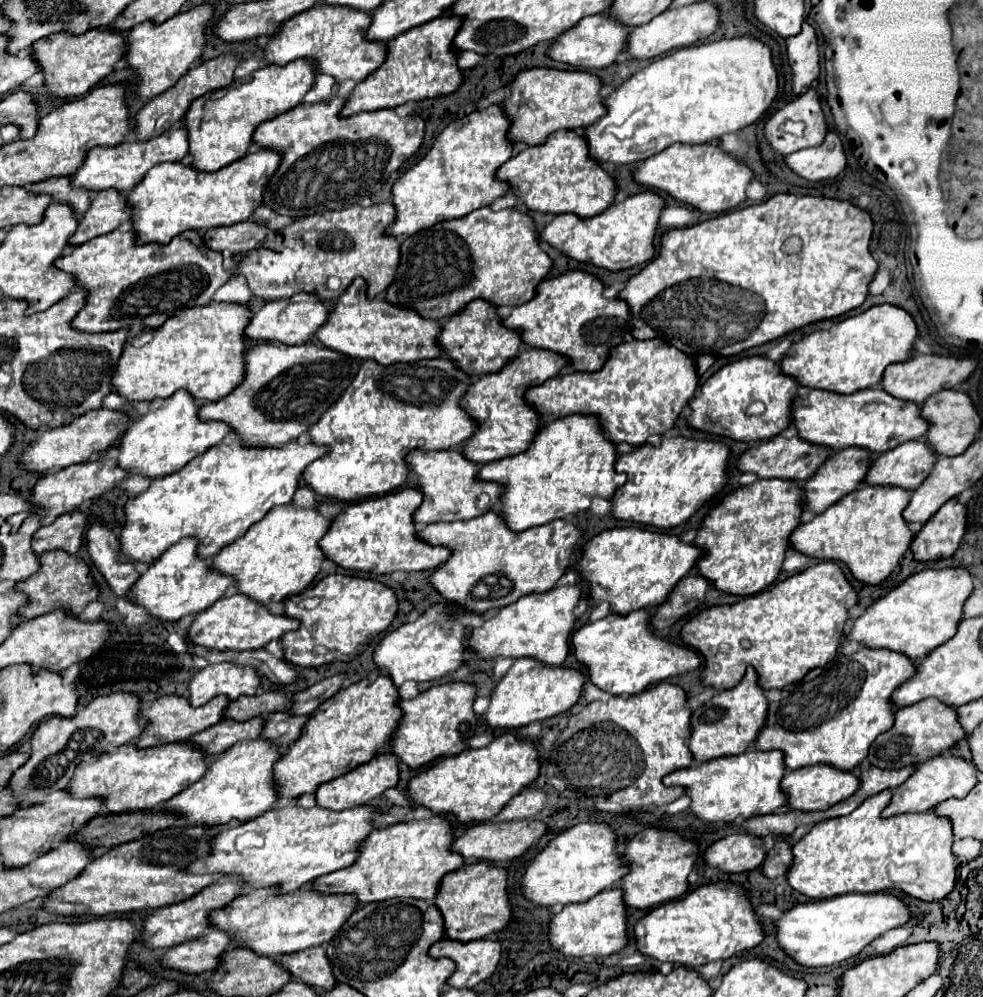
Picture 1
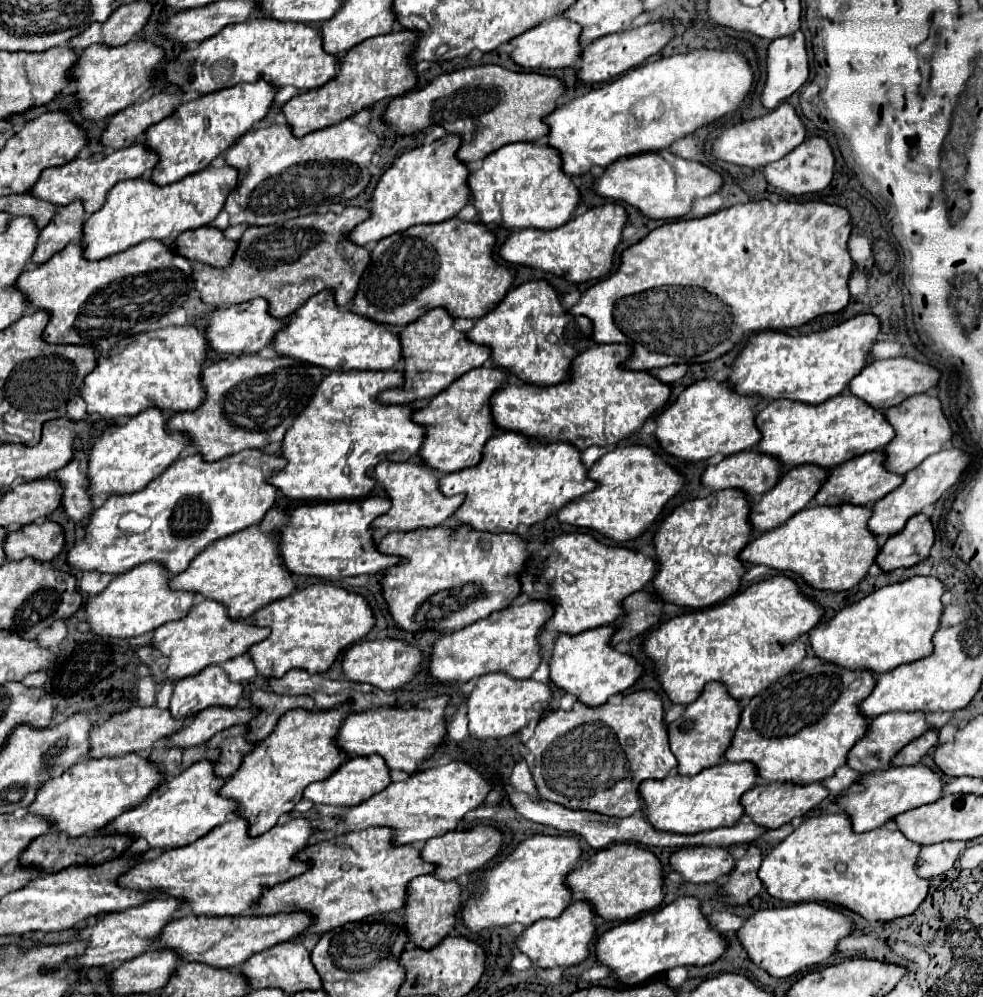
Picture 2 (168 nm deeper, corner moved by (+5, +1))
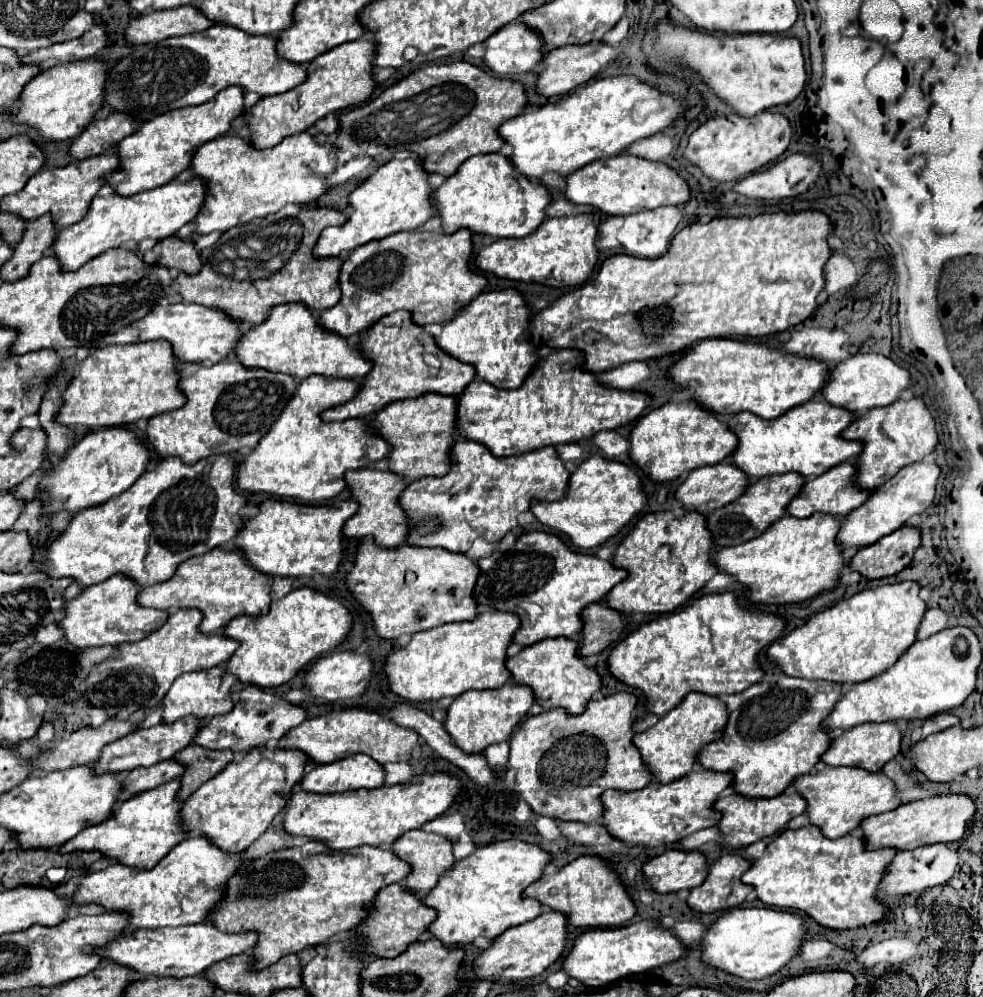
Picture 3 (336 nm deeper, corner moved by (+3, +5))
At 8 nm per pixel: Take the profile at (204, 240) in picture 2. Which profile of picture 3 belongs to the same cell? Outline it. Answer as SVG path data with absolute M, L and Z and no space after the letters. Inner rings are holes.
M178 235L160 239L154 245L154 249L144 253L144 261L146 263L164 263L166 267L180 269L186 273L196 273L204 265L194 241L182 239Z

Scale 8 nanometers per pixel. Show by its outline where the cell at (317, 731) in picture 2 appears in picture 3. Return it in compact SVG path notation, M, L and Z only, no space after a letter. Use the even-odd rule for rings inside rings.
M254 747L240 761L228 763L216 777L192 793L184 801L182 819L190 833L212 837L220 849L230 853L246 851L272 825L276 813L284 809L310 765L312 759L300 749L268 751L266 747Z

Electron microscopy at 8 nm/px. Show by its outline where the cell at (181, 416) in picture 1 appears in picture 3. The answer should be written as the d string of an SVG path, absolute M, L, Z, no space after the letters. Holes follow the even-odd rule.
M106 427L88 433L80 443L76 443L68 455L56 465L50 467L42 477L42 495L54 497L44 513L70 511L78 513L82 509L106 503L112 497L118 497L134 485L134 481L146 471L150 463L150 449L144 439L126 427Z

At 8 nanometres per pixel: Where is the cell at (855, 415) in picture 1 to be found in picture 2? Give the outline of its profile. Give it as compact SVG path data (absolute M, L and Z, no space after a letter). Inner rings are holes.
M840 393L820 405L796 403L788 399L770 401L756 415L754 423L762 435L758 441L758 451L776 457L782 467L808 463L832 469L858 455L884 449L890 439L894 439L894 429L886 423L884 413L850 393Z

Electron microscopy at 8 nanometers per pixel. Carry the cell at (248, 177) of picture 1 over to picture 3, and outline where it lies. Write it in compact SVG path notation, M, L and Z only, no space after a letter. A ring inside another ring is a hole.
M194 177L190 181L170 181L162 187L152 191L144 191L138 195L122 197L114 189L108 191L108 185L92 199L88 215L70 227L64 227L56 243L52 245L52 253L60 259L62 269L72 271L80 269L90 259L98 257L100 253L122 247L122 245L136 245L142 239L164 239L176 235L178 229L190 221L194 221L206 201L208 183L202 177Z

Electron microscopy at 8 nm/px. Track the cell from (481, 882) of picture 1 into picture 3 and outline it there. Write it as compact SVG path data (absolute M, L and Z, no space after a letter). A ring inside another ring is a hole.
M392 883L392 887L386 887L380 893L380 899L376 899L376 911L372 911L372 919L364 921L364 925L358 929L358 935L366 939L368 953L372 957L396 957L430 929L436 915L436 909L428 907L422 895L412 893L408 887L400 883Z

